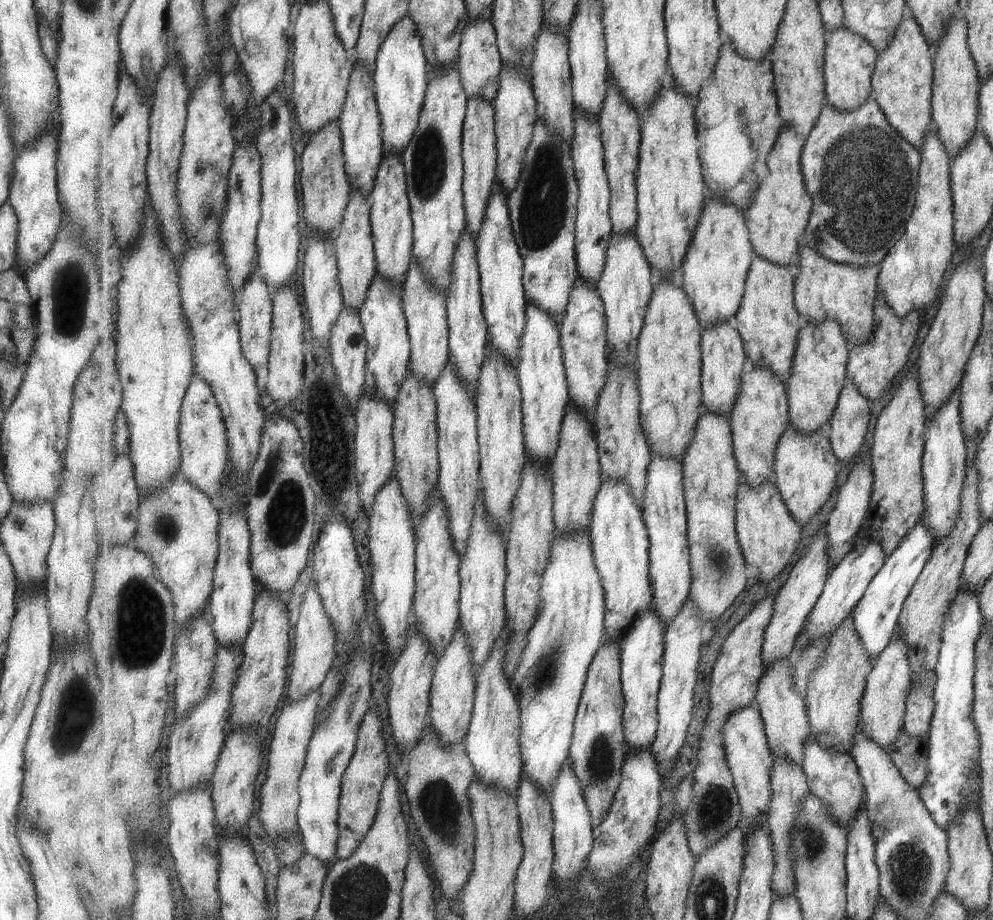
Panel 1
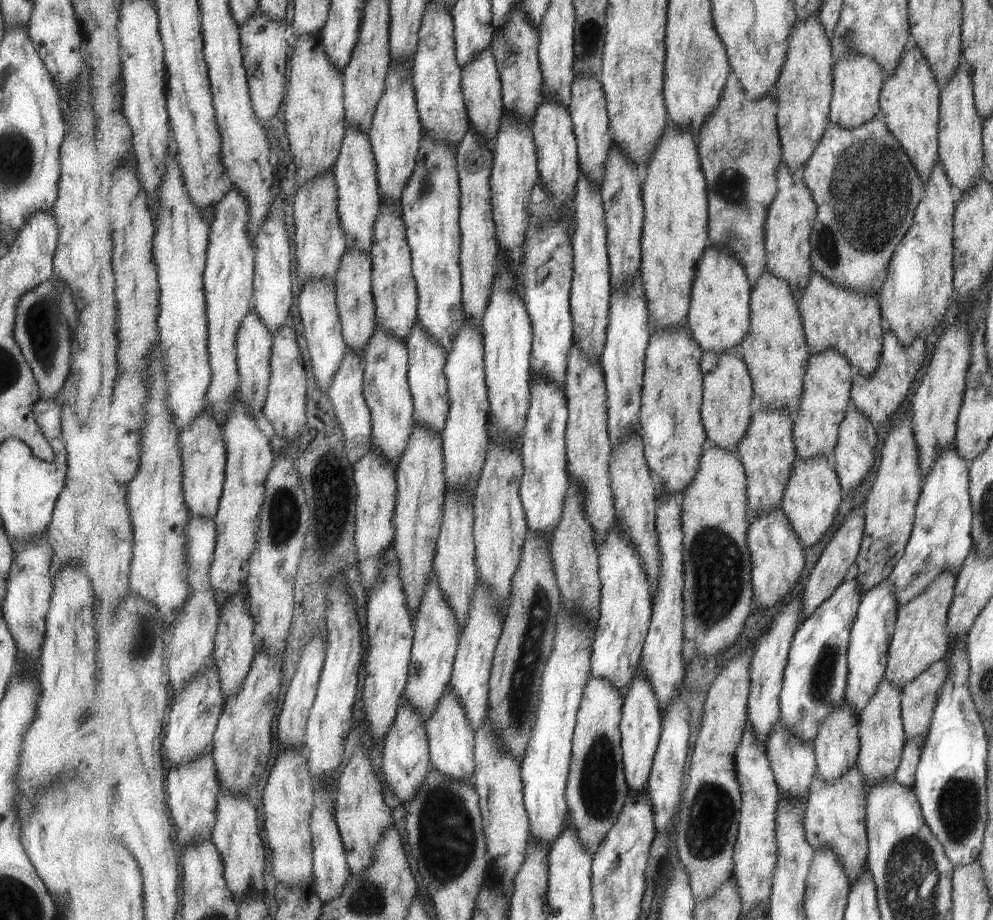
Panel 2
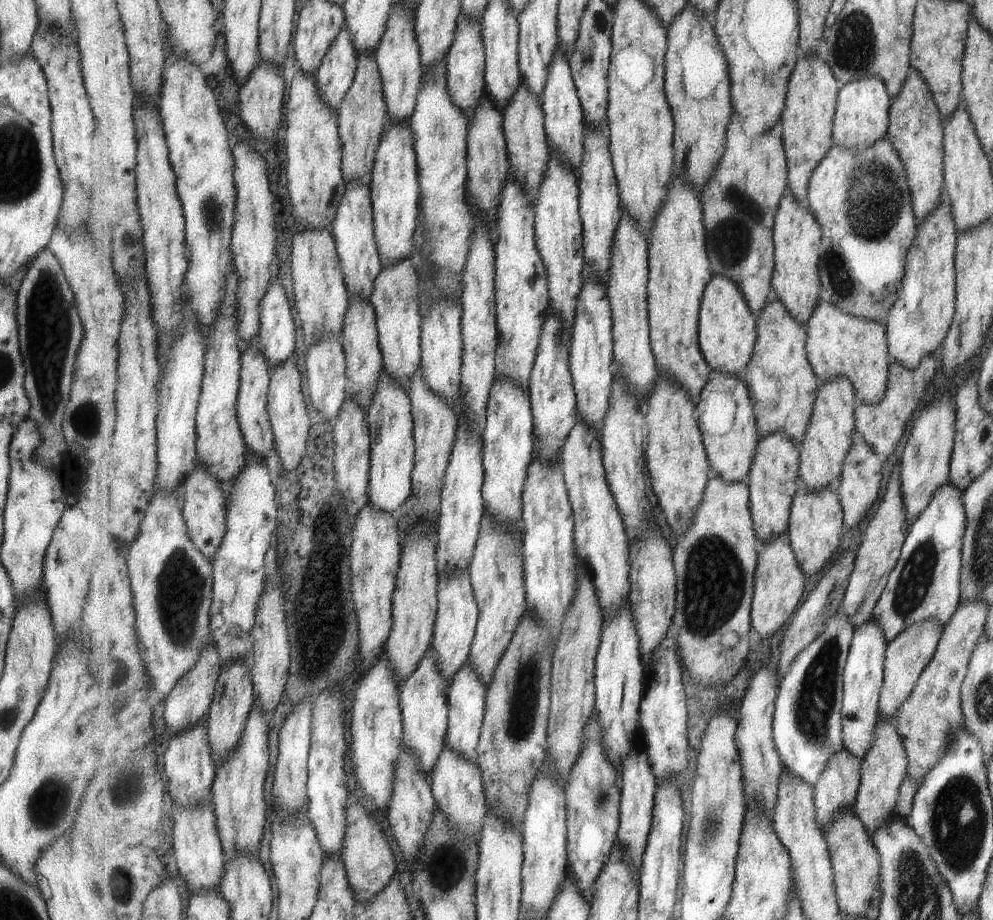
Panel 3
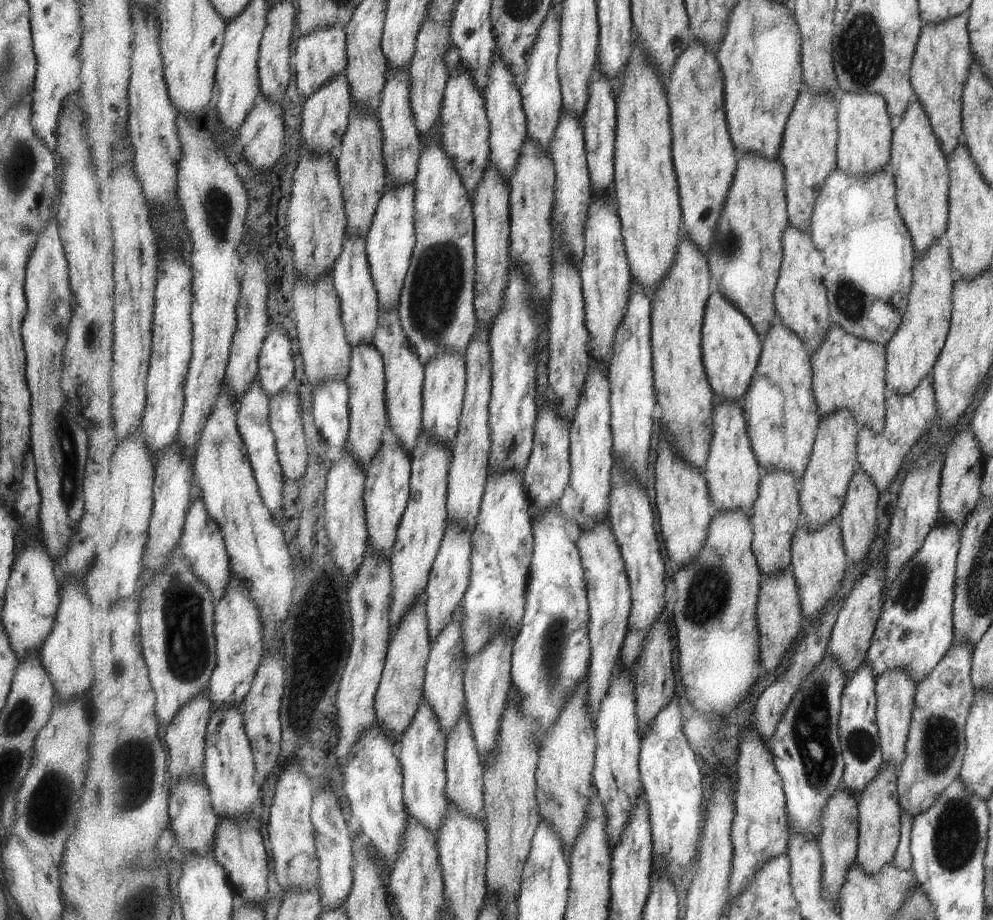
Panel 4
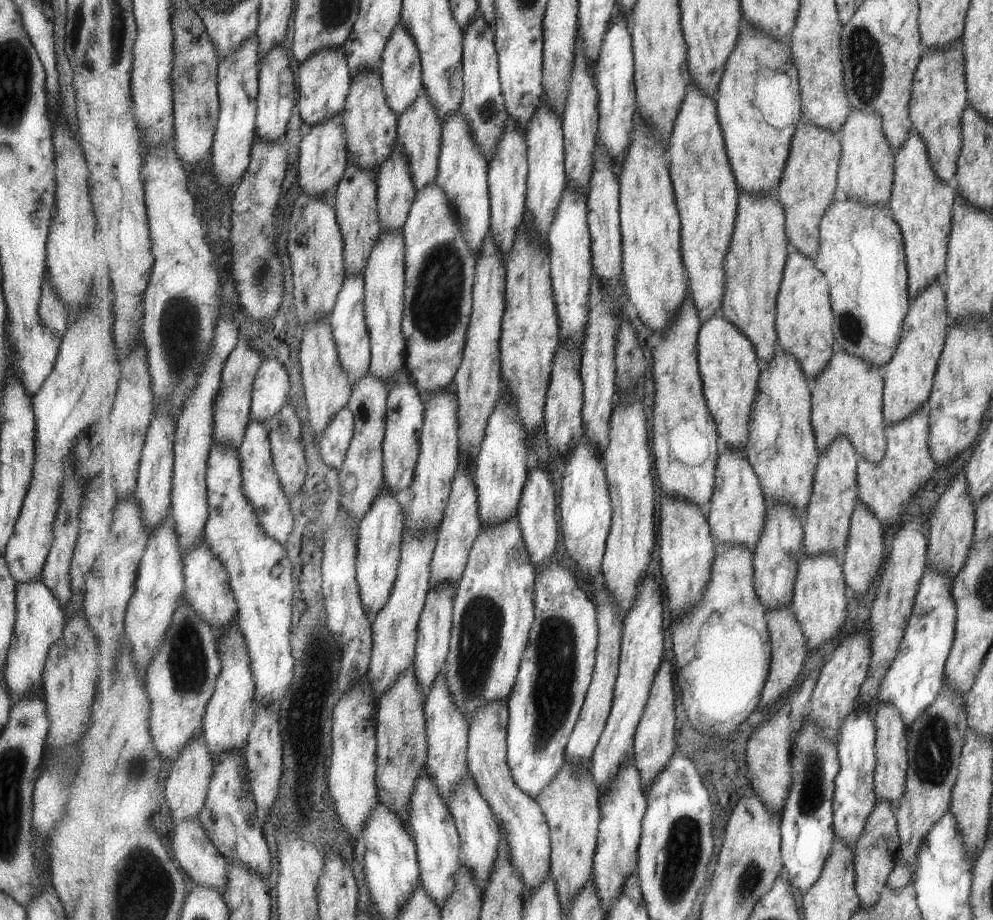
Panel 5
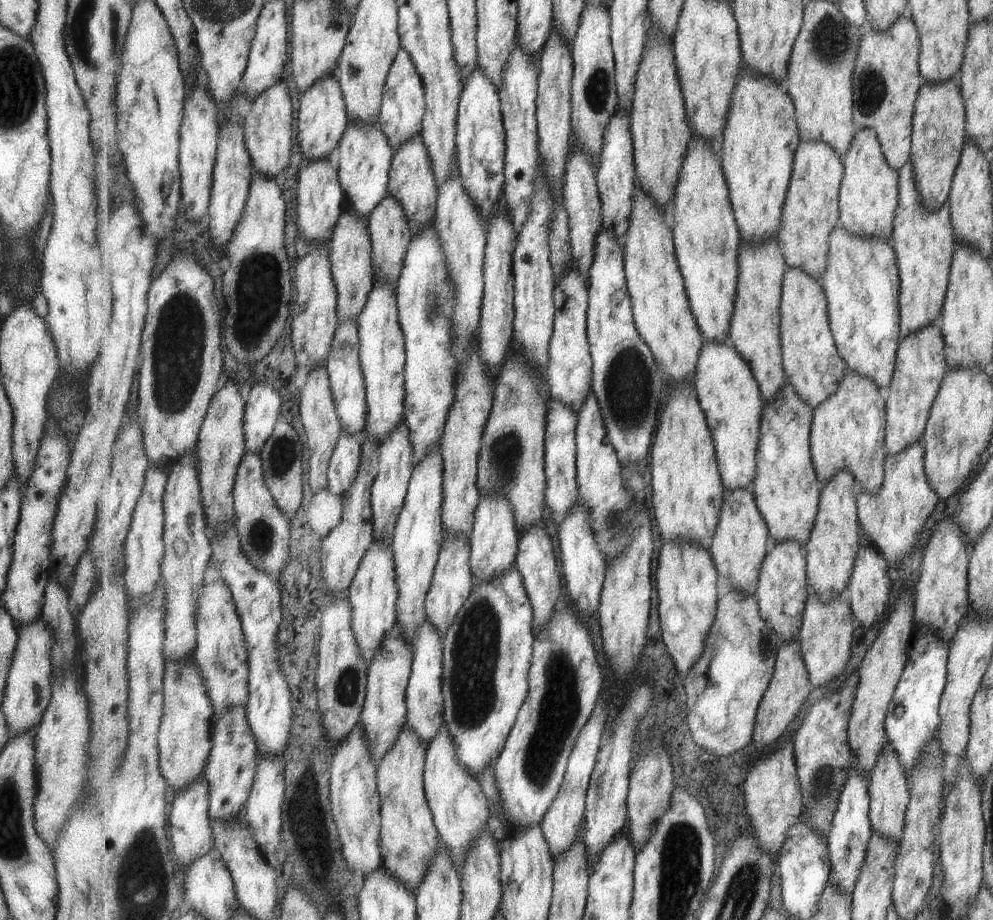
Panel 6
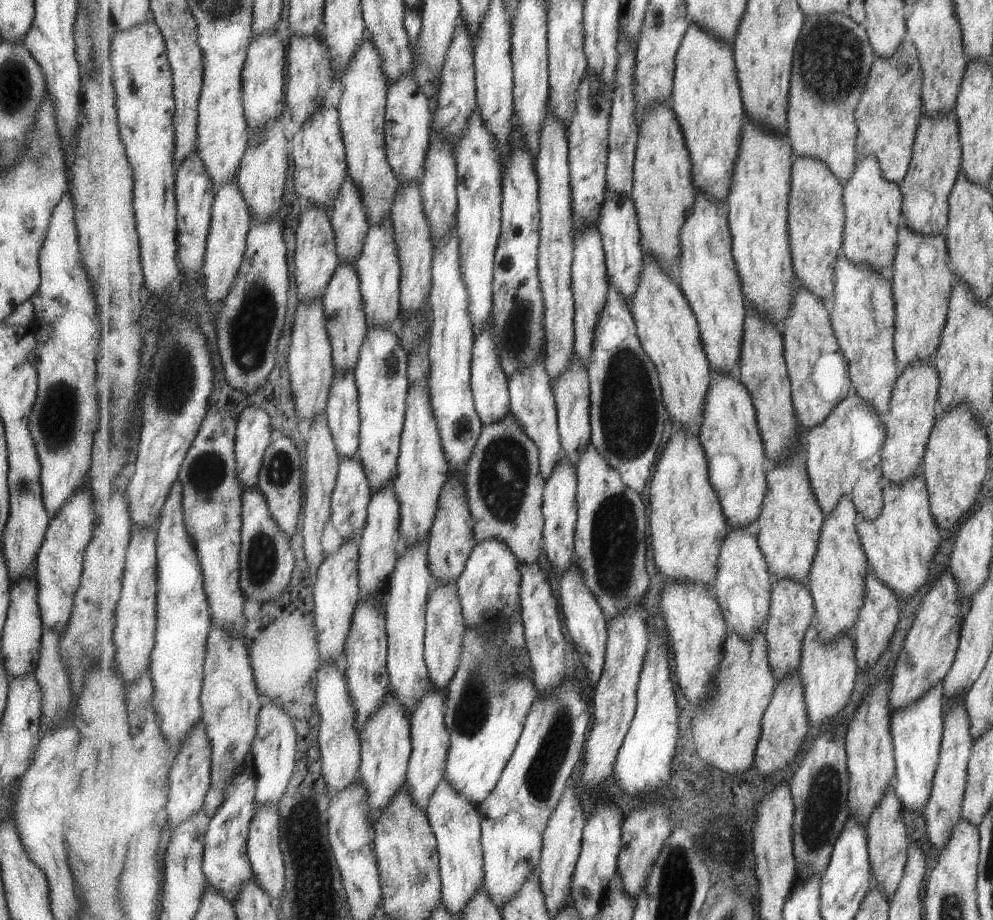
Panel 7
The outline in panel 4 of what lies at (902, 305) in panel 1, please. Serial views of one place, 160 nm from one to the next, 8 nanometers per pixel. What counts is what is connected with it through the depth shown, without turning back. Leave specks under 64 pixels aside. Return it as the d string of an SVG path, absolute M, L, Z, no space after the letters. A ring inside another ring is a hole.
M943 238L933 243L927 252L915 260L912 266L912 279L906 300L906 309L902 316L902 322L898 330L891 337L891 342L886 348L886 388L888 393L908 395L914 388L927 379L934 363L937 362L937 354L941 354L945 344L945 334L949 334L947 326L949 322L949 310L951 308L951 272L949 272L949 247Z

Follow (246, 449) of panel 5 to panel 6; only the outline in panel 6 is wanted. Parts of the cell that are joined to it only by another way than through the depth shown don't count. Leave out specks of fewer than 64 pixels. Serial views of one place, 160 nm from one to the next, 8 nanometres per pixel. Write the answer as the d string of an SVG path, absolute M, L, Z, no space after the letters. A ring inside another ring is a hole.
M247 453L239 469L235 490L236 524L241 533L242 551L259 569L281 572L291 560L291 534L293 521L278 507L275 497L266 485L262 458L257 453ZM291 522L291 524L289 524Z

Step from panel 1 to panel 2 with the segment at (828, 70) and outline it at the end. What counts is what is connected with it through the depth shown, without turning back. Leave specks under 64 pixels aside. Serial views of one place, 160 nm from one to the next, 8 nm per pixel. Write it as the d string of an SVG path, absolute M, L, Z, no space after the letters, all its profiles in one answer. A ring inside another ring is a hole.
M848 55L837 61L834 77L834 96L829 118L831 125L858 129L881 115L880 96L887 74L875 59L865 55Z

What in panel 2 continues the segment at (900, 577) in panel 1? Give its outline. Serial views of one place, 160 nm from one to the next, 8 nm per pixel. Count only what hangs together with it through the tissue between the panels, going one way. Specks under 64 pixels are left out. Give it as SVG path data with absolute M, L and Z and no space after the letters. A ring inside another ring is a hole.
M890 578L870 590L862 598L862 603L858 610L858 618L854 622L850 651L848 652L849 674L846 698L848 704L859 714L859 718L862 710L867 708L867 705L875 696L882 680L886 678L886 668L890 658L890 644L898 612L894 592L895 588L890 583Z

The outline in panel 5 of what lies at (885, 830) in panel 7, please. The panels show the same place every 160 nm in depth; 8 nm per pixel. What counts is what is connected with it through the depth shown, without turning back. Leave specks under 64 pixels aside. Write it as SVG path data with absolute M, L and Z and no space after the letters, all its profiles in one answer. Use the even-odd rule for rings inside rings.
M883 703L880 706L878 715L875 717L877 728L876 752L878 756L878 766L875 771L875 794L877 802L890 801L894 809L902 798L905 791L905 768L909 762L905 762L905 734L903 734L902 718L898 715L898 710L891 703Z

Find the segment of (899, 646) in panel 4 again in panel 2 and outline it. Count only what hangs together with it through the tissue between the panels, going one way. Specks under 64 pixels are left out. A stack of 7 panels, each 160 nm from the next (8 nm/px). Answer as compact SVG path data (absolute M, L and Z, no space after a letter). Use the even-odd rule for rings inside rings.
M952 445L936 457L922 480L914 512L913 530L906 544L905 554L897 562L890 576L894 585L897 610L920 595L939 575L959 572L967 553L972 549L970 520L972 515L968 495L968 462L954 451Z

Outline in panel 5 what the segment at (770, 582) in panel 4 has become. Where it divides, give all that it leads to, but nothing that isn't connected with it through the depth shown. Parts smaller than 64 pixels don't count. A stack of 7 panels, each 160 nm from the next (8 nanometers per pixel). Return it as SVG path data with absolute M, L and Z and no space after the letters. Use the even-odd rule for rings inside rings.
M790 606L789 609L776 609L775 611L767 612L768 624L770 627L770 635L772 636L772 651L773 658L771 663L771 674L767 681L766 687L762 694L762 702L759 705L759 710L769 710L787 690L793 690L791 686L797 682L799 674L805 668L805 660L808 657L808 644L805 640L806 633L803 632L802 624Z

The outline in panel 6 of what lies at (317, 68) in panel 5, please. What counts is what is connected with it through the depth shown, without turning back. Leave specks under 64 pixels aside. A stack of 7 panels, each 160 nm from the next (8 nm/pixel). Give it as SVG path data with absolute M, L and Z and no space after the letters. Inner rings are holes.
M332 76L318 80L303 96L298 97L297 110L299 111L298 140L303 162L327 161L327 158L339 148L348 124L349 113L346 109L346 100L342 86Z

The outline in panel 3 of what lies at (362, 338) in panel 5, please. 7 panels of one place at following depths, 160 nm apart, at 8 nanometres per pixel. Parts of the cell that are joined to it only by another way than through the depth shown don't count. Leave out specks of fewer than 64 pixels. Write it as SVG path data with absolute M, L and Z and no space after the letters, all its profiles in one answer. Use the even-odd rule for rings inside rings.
M363 180L347 183L334 226L331 230L338 248L346 287L351 297L360 295L371 301L375 281L382 271L382 260L374 229L374 208L370 197L370 185Z

